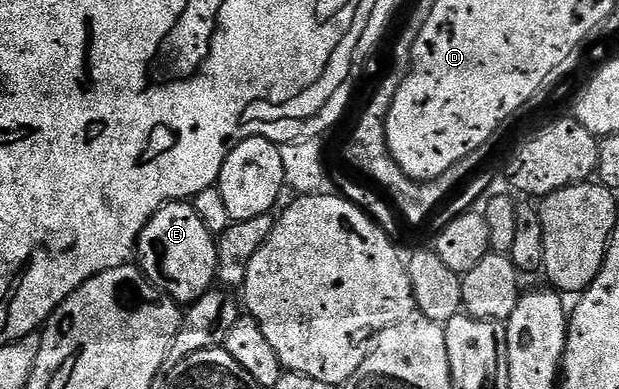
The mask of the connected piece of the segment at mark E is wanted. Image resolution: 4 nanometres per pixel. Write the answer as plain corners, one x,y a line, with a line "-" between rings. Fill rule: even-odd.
193,202
166,203
144,225
138,238
136,263
159,291
179,305
189,305
204,297
218,277
216,237
204,229

